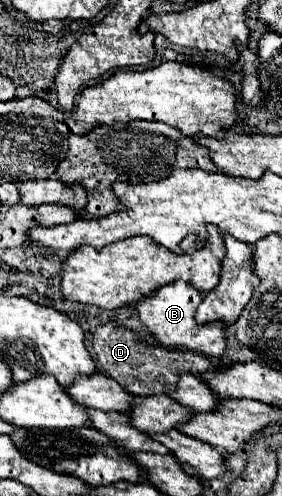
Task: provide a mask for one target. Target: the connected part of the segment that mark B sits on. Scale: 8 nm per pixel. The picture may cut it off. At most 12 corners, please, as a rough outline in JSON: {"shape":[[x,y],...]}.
{"shape":[[169,283],[133,303],[151,337],[205,357],[225,351],[223,325],[197,325],[201,293]]}

